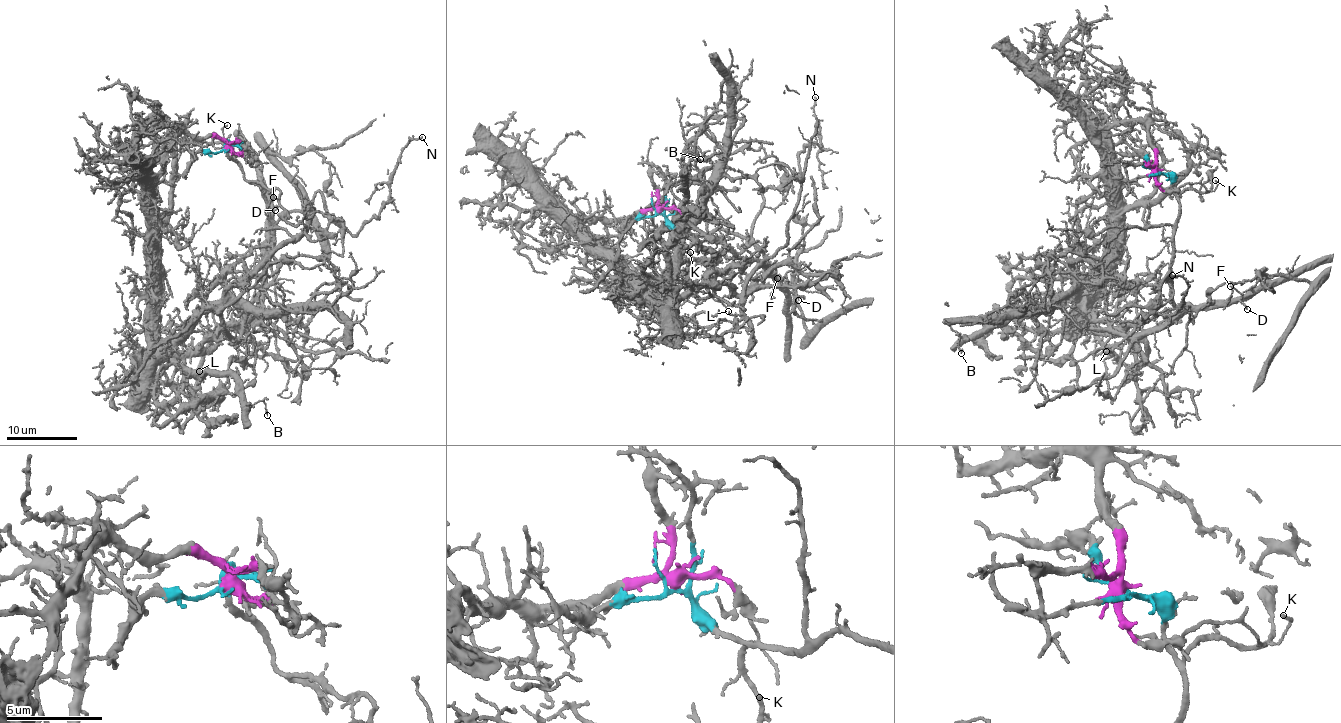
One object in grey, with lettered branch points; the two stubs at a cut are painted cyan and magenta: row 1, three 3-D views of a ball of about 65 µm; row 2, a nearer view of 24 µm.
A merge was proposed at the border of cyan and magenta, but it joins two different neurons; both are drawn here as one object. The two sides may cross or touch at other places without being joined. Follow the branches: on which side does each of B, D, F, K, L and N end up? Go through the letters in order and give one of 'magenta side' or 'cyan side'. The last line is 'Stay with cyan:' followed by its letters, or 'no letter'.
B: magenta side
D: cyan side
F: cyan side
K: cyan side
L: magenta side
N: cyan side
Stay with cyan: D, F, K, N

